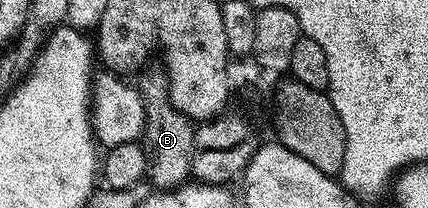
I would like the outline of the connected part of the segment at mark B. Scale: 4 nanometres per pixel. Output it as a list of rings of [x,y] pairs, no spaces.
[[[166,93],[143,94],[145,118],[141,145],[147,161],[146,181],[152,182],[156,191],[177,190],[188,181],[191,173],[191,156],[193,154],[193,140],[195,139],[196,123],[184,116],[171,103]]]

